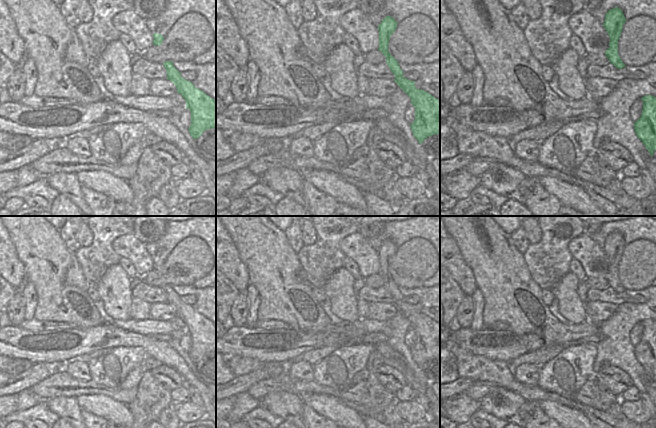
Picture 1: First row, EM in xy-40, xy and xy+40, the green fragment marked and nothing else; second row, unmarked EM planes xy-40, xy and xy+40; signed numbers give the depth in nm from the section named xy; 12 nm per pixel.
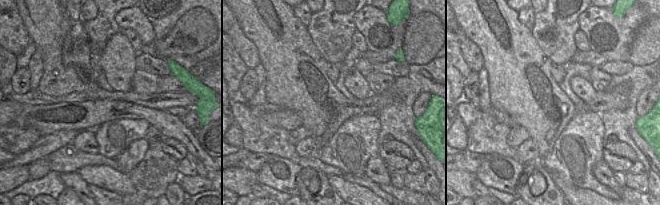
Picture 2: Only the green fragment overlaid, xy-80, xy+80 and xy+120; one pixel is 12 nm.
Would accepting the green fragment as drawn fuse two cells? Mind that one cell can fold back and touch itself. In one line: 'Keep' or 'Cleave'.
Keep

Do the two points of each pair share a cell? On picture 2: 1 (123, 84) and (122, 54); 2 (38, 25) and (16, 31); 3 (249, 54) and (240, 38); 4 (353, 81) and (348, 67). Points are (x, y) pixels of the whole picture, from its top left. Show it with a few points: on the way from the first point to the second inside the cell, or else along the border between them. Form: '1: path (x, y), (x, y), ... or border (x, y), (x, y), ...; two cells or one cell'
1: path (122, 77), (122, 61); one cell
2: border (17, 10), (31, 40); two cells
3: path (247, 50), (241, 42); one cell
4: path (353, 78), (349, 70); one cell

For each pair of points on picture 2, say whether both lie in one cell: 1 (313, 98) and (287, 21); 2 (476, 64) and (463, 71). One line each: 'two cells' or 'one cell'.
1: one cell
2: two cells

